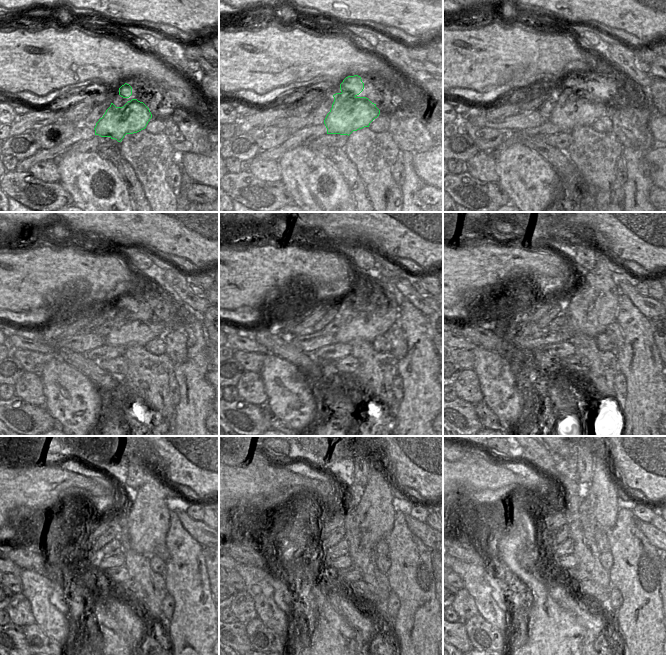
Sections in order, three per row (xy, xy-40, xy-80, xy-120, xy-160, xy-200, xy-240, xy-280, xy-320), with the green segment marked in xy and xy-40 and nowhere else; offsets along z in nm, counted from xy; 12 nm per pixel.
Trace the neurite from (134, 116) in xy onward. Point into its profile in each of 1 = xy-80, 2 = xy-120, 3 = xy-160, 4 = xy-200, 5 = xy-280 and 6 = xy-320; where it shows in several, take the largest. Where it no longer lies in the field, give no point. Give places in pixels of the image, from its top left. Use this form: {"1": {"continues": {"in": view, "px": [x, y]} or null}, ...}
{"1": {"continues": {"in": "xy-80", "px": [573, 108]}}, "2": {"continues": {"in": "xy-120", "px": [131, 318]}}, "3": {"continues": {"in": "xy-160", "px": [360, 318]}}, "4": {"continues": {"in": "xy-200", "px": [586, 313]}}, "5": {"continues": {"in": "xy-280", "px": [374, 501]}}, "6": {"continues": {"in": "xy-320", "px": [600, 499]}}}

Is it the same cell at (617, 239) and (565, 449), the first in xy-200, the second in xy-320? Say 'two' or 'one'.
two

